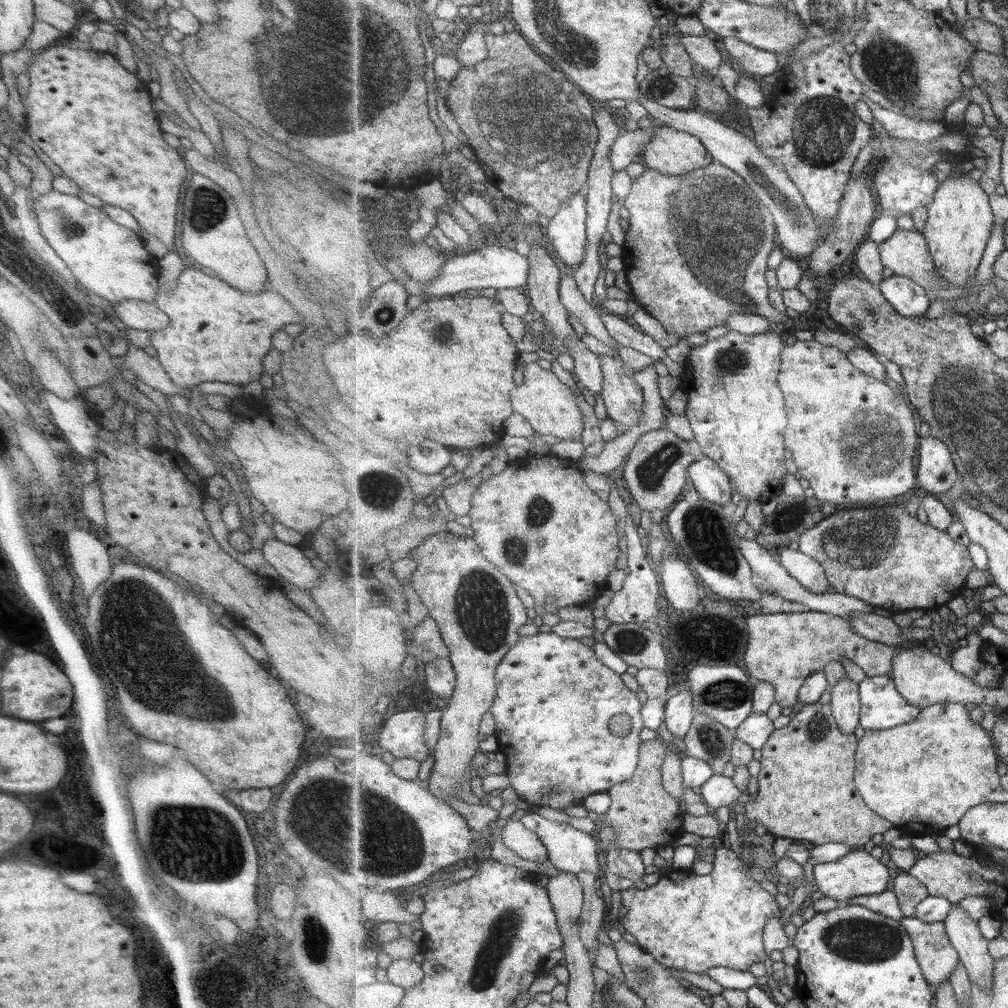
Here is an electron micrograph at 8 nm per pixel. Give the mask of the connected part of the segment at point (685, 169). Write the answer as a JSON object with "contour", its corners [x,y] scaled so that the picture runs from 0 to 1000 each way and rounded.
{"contour":[[[650,121],[649,126],[651,133],[638,151],[641,167],[674,175],[709,161],[696,139],[688,133]]]}

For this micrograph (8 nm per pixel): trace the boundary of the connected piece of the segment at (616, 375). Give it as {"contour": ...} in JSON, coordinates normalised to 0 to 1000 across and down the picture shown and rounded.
{"contour":[[[595,353],[599,369],[599,397],[603,415],[628,426],[636,419],[639,387],[628,371],[621,368],[618,357]]]}

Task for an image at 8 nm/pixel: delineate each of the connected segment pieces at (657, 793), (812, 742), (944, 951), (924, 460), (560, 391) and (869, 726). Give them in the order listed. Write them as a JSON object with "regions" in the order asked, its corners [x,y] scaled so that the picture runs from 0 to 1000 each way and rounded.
{"regions":[[[[655,733],[640,735],[636,739],[633,764],[622,776],[608,780],[603,784],[606,799],[600,806],[600,816],[610,821],[609,842],[628,844],[646,841],[652,843],[666,839],[680,827],[678,819],[678,797],[662,786],[658,776],[658,757],[664,749],[664,743]]],[[[805,697],[795,703],[780,721],[769,724],[756,742],[756,763],[752,788],[741,790],[728,798],[739,808],[739,815],[755,817],[769,831],[801,833],[809,838],[832,835],[841,840],[859,841],[864,839],[867,827],[889,822],[888,816],[864,804],[852,786],[848,774],[850,764],[851,735],[846,728],[836,728],[825,705],[823,697]]],[[[896,911],[894,914],[906,932],[918,970],[930,983],[938,972],[942,972],[952,952],[938,917],[921,916],[910,911]]],[[[914,434],[912,443],[912,478],[922,489],[934,490],[945,484],[951,468],[939,439],[934,436]]],[[[532,359],[521,363],[518,382],[507,390],[511,410],[519,411],[528,421],[534,432],[547,431],[556,437],[570,437],[569,434],[578,429],[578,411],[574,407],[571,391],[565,383],[559,381],[545,366],[539,366]]],[[[886,670],[860,671],[853,677],[855,711],[858,725],[882,724],[892,718],[902,718],[914,710],[915,703],[906,701],[890,684]]]]}

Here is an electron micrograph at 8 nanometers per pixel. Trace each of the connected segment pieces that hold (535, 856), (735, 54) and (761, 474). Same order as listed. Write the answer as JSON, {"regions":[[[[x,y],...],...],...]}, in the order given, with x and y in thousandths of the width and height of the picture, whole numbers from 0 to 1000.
{"regions":[[[[504,813],[497,828],[499,837],[515,850],[531,856],[545,853],[543,839],[538,837],[535,828],[525,823],[516,813]]],[[[727,36],[717,38],[716,42],[723,54],[723,60],[729,61],[735,72],[743,72],[755,76],[769,73],[773,69],[771,53],[755,50]]],[[[769,324],[743,333],[723,326],[710,336],[687,344],[681,357],[681,369],[676,372],[674,385],[684,394],[681,412],[686,418],[689,437],[698,452],[706,454],[716,463],[728,485],[743,498],[763,498],[778,488],[777,473],[781,472],[780,429],[784,418],[780,395],[772,378],[776,367],[776,349],[780,344],[778,336],[779,332]]]]}

